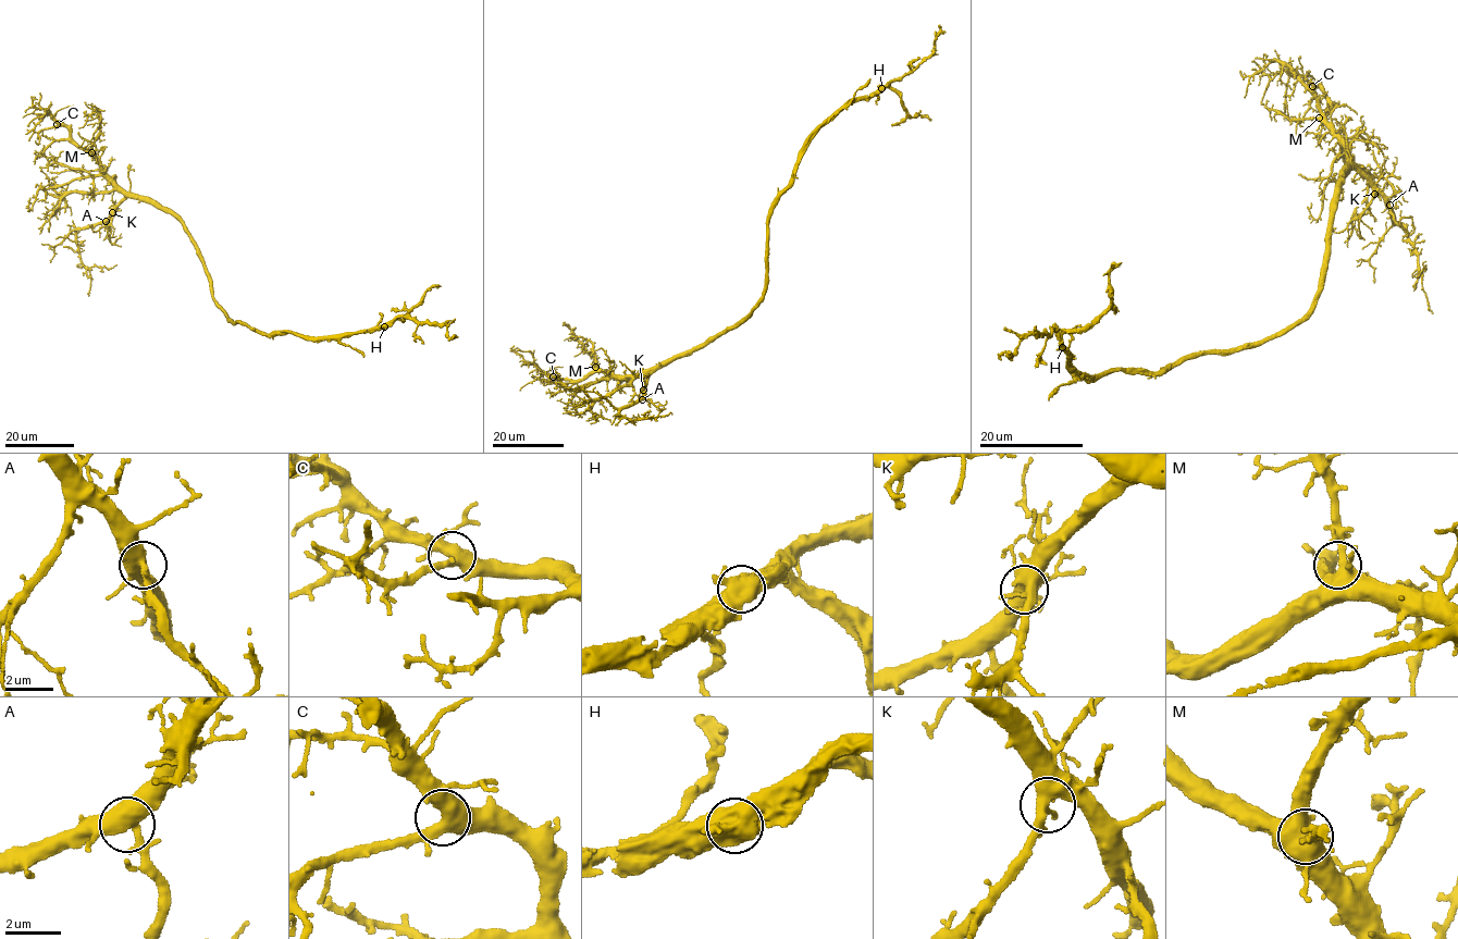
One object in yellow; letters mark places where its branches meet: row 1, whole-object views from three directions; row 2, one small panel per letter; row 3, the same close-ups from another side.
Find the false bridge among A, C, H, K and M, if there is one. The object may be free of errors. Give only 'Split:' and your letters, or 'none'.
Split: none

